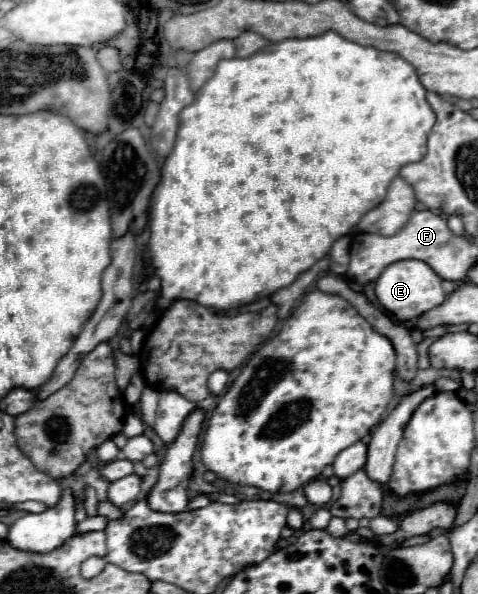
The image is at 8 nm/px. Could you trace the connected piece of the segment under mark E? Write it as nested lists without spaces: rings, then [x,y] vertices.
[[[407,259],[389,265],[375,283],[375,295],[383,309],[387,309],[397,319],[417,319],[421,313],[441,305],[445,301],[445,291],[441,287],[441,277],[423,261]]]

